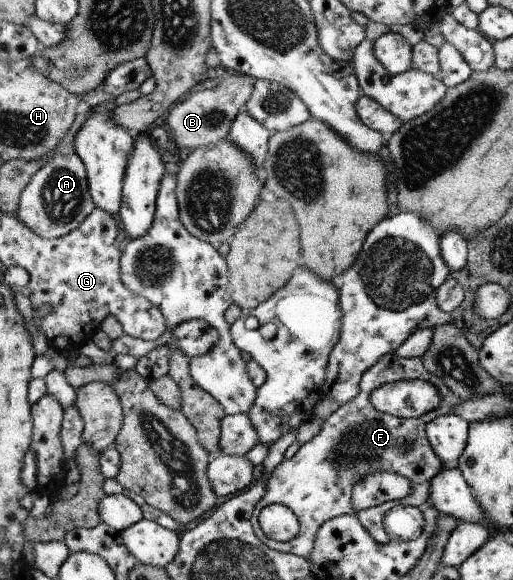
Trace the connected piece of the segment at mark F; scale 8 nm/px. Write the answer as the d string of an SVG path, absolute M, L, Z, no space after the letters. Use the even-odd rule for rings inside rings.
M393 351L385 355L363 376L360 394L347 404L341 404L339 409L324 421L321 431L308 443L301 445L292 459L285 459L266 479L264 497L257 503L252 514L252 529L256 537L266 547L277 552L286 552L309 560L321 525L340 515L355 514L374 541L379 544L392 543L385 527L389 511L396 506L418 508L428 502L431 498L431 482L445 467L427 437L426 427L438 416L455 414L457 409L460 409L460 401L460 397L447 387L441 377L432 375L424 367L423 359L404 359ZM404 380L422 380L435 384L442 403L419 418L399 418L379 412L373 407L370 394L376 388ZM377 471L404 476L410 482L410 493L405 498L356 511L352 505L352 494L357 481ZM270 504L285 505L296 514L300 531L292 541L275 542L261 530L258 516Z

